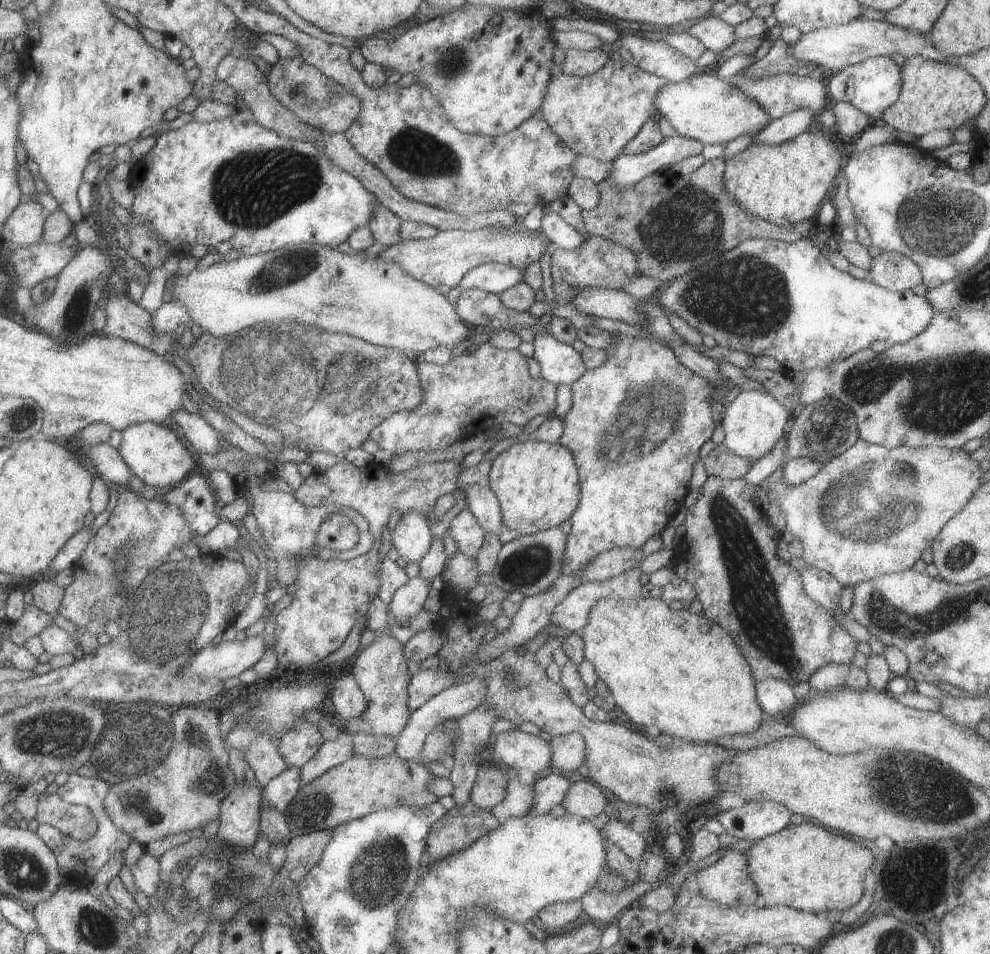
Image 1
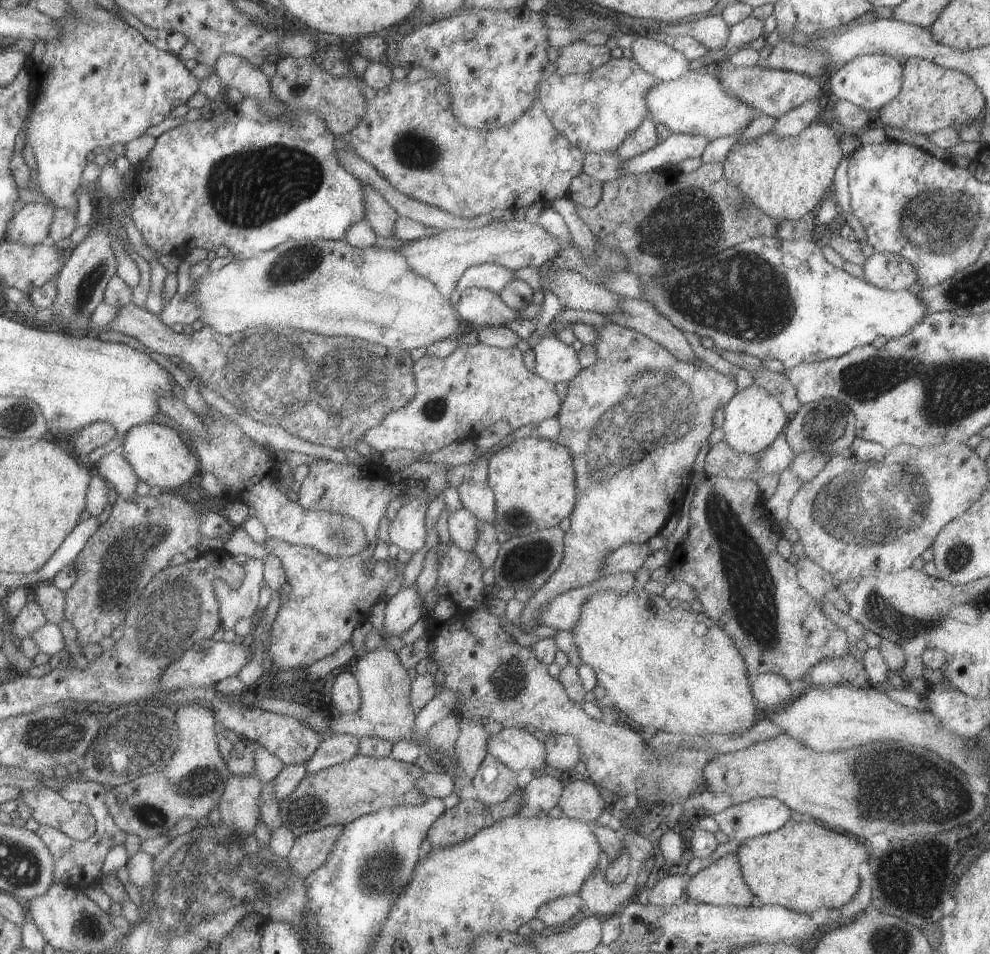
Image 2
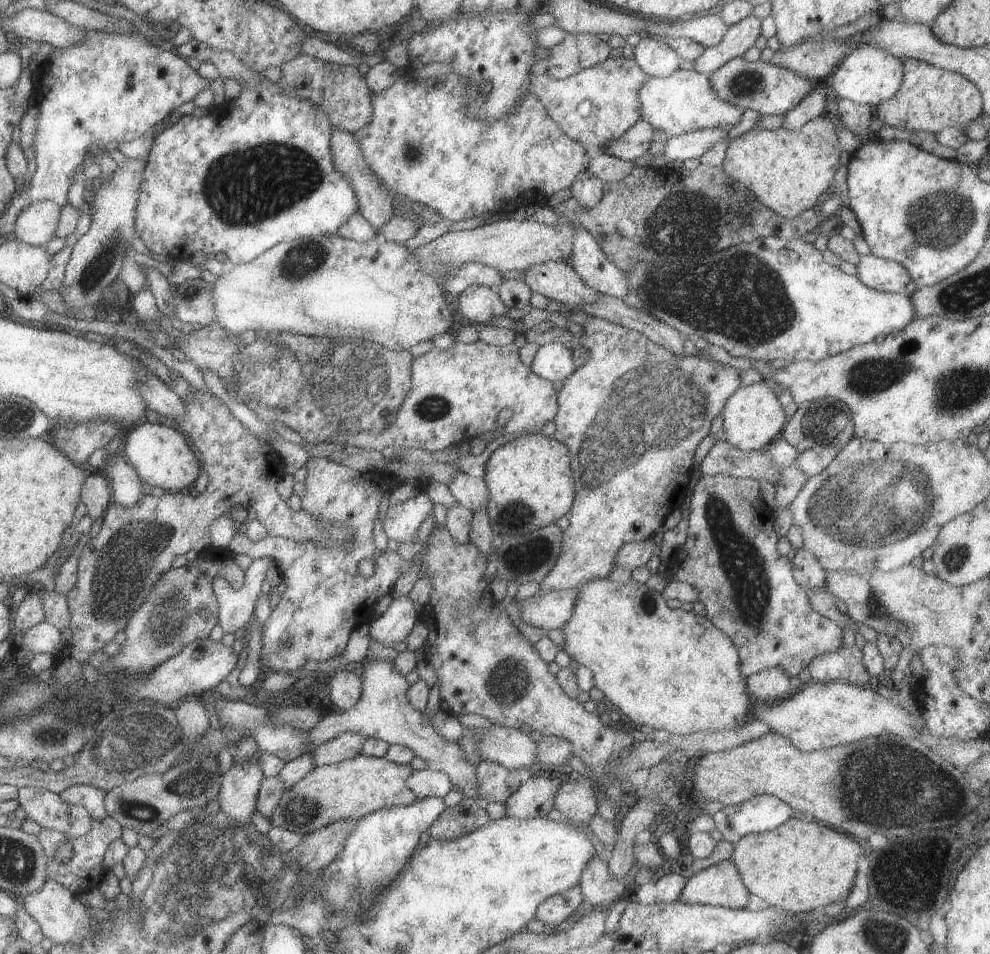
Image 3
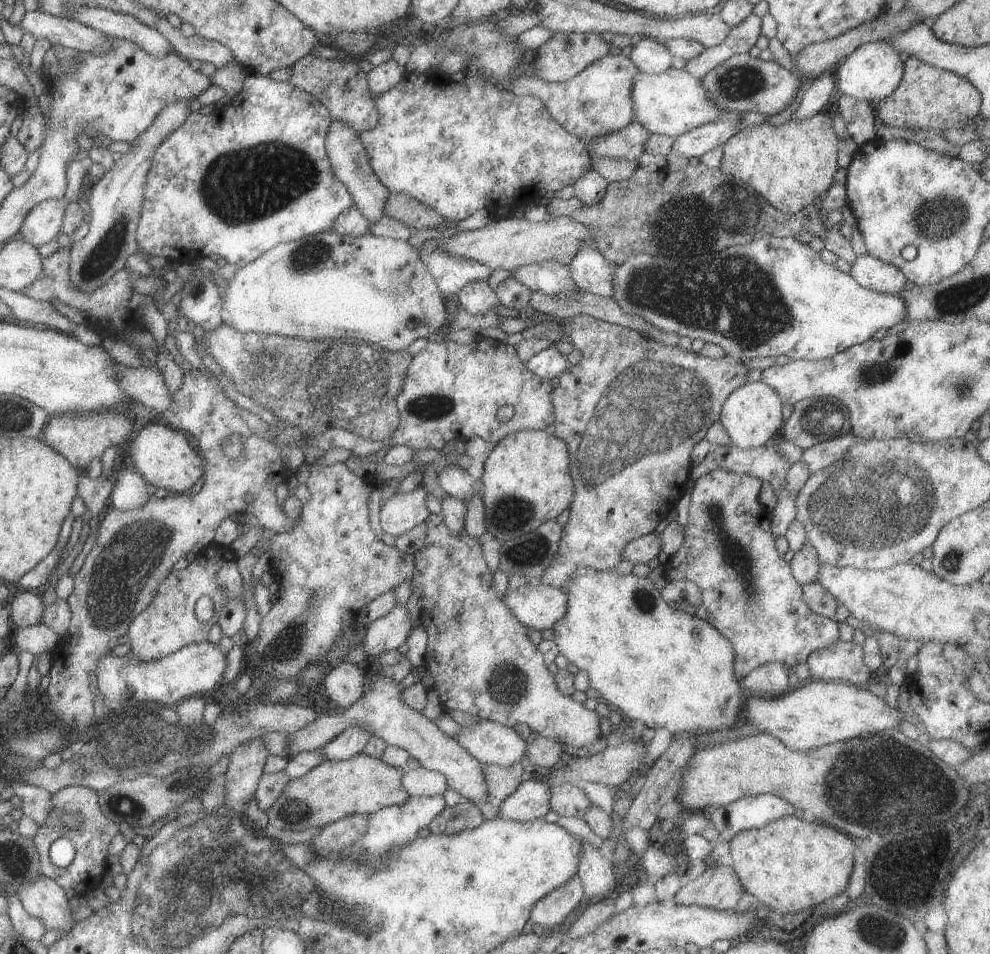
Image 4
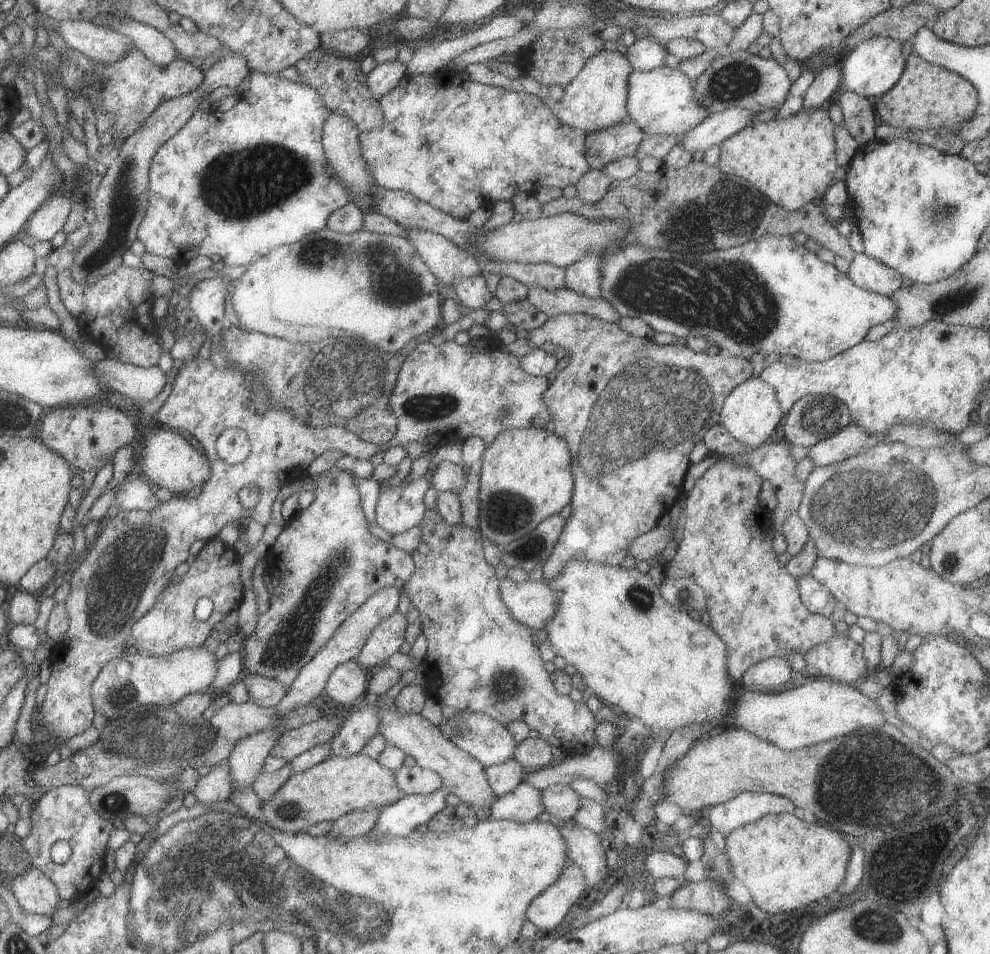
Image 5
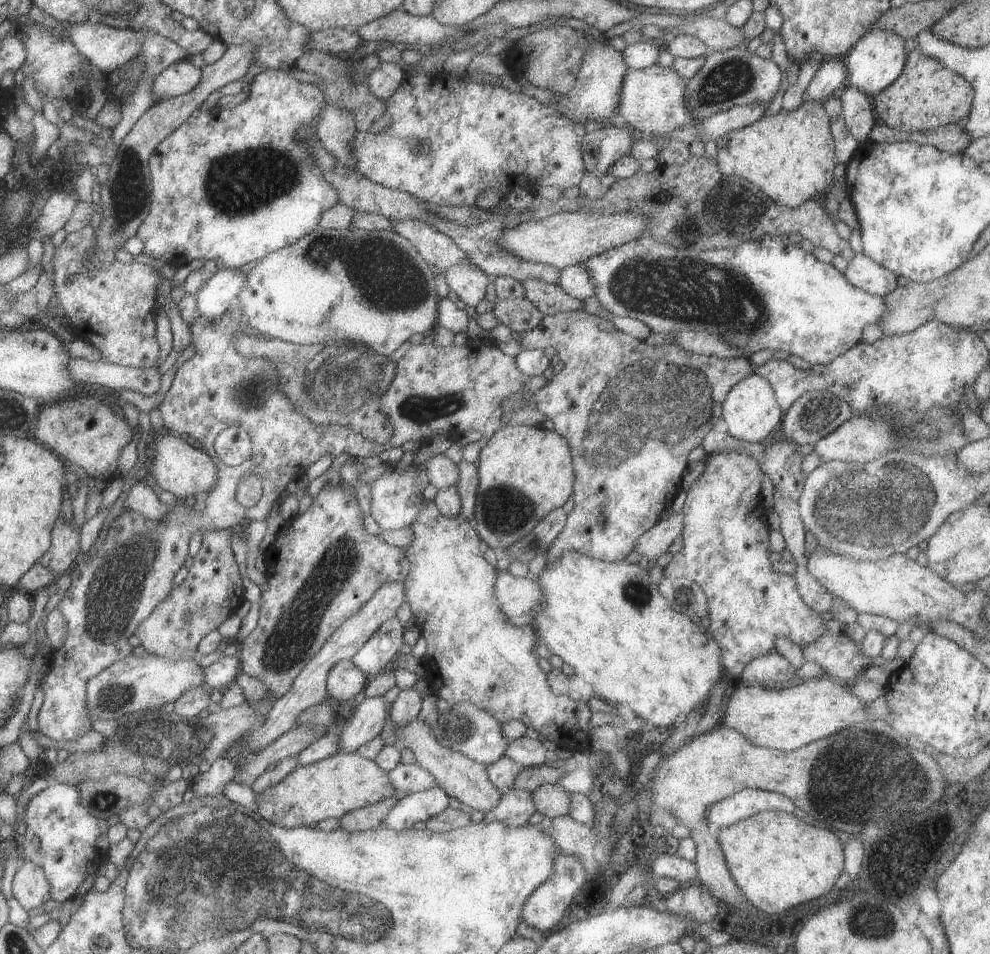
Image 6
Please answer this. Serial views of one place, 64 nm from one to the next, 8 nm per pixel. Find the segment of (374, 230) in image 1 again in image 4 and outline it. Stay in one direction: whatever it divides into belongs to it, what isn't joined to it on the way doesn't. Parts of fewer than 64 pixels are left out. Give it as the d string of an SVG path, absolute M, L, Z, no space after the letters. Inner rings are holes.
M332 120L326 133L325 147L333 175L347 188L354 206L368 223L378 222L385 216L384 207L389 192L372 172L358 134L340 121Z

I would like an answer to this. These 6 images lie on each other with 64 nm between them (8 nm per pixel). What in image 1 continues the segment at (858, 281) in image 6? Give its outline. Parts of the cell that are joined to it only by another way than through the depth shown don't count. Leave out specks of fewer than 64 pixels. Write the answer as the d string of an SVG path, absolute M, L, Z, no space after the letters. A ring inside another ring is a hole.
M883 251L872 260L868 271L867 280L889 291L903 292L922 284L919 268L909 258L893 252Z

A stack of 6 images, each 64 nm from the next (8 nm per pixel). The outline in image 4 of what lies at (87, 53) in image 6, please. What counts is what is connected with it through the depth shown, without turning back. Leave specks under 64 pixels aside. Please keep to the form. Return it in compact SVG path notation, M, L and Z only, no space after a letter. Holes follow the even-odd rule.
M38 9L34 12L25 12L19 28L35 39L44 38L51 45L76 51L99 55L110 47L109 37L100 31L88 28L73 19L44 14Z

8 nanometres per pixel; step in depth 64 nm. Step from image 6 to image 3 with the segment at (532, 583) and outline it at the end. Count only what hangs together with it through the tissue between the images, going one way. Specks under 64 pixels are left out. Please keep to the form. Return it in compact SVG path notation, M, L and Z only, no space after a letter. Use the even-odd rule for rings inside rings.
M577 589L538 590L531 598L523 601L513 598L513 601L520 605L520 618L524 623L547 632L550 629L563 629L573 615L577 596Z

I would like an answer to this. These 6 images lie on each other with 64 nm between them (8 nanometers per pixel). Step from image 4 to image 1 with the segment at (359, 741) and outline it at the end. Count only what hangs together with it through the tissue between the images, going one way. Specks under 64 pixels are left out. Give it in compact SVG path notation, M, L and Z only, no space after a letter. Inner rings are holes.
M341 732L339 737L331 741L324 741L314 756L298 768L300 785L303 786L321 777L329 768L342 764L352 756L351 735Z

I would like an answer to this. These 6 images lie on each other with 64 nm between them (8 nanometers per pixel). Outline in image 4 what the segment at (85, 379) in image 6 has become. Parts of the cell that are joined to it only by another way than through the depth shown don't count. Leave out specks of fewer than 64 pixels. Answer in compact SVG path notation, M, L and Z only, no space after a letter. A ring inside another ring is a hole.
M114 364L118 370L118 386L133 400L144 407L163 413L170 408L172 394L165 386L162 374L153 367L127 368Z

